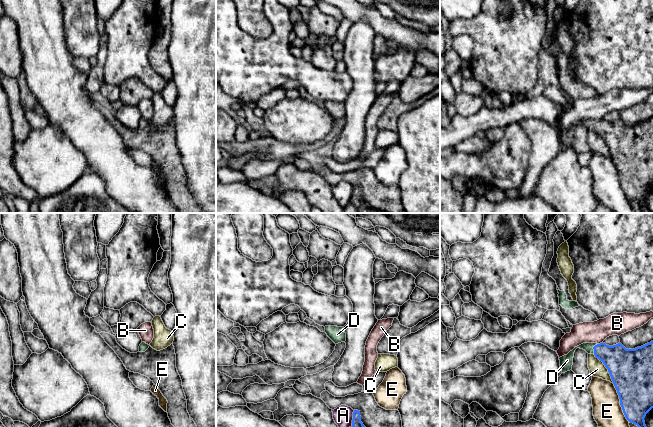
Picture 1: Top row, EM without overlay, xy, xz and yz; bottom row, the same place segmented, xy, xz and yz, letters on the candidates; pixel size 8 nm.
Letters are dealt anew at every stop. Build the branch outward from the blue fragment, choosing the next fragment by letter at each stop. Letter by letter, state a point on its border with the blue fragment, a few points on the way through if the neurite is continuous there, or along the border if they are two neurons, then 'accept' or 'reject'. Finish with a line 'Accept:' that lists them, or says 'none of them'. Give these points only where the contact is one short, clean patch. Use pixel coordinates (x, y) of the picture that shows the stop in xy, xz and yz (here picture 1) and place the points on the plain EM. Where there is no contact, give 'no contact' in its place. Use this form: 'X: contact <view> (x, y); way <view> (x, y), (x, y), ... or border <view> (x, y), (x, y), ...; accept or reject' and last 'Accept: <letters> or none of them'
A: contact xz (353, 194); reject
B: contact yz (600, 119); reject
C: contact yz (606, 143); reject
D: contact yz (593, 124); way yz (620, 138), (616, 134), (593, 124), (577, 123), (566, 137); accept
E: contact yz (620, 178); reject
Accept: D

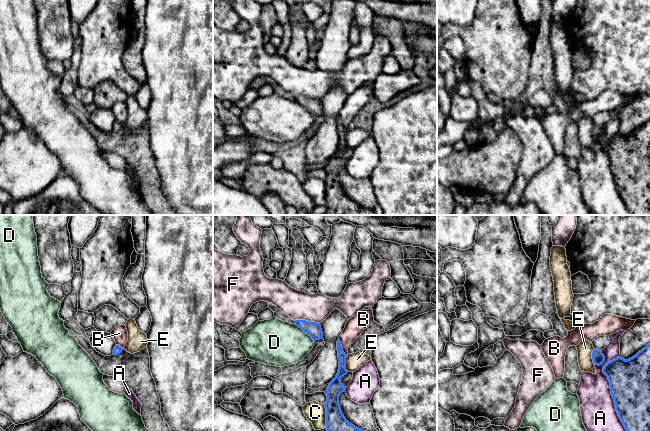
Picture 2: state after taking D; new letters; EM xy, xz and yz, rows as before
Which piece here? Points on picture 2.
A: contact yz (612, 172); reject
B: contact xz (342, 124); border xz (338, 115), (346, 132); reject
C: contact xz (326, 192); reject
D: contact xz (304, 107); reject
E: contact xz (345, 140); reject
F: contact xz (307, 97); reject
Accept: none of them

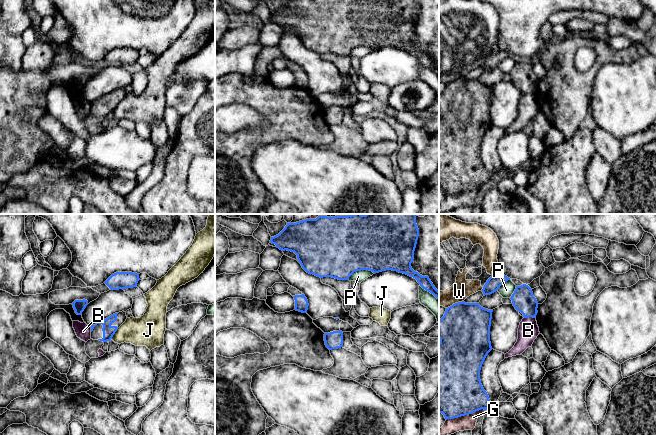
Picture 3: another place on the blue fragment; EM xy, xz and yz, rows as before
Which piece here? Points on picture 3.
B: contact yz (529, 92); reject
G: contact yz (468, 190); reject
J: contact xy (114, 109); reject
P: contact xz (360, 46); reject
W: contact yz (455, 79); reject
Accept: none of them

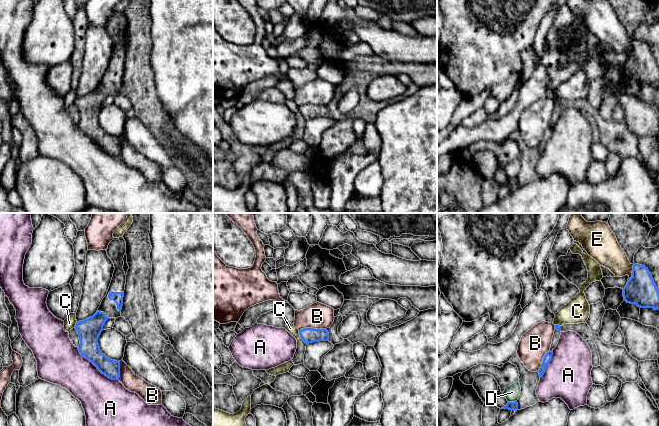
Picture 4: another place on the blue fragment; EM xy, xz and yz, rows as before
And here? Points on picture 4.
A: contact xy (96, 142); reject
B: contact xz (312, 104); reject
C: contact xz (299, 110); border xz (298, 107), (300, 113); reject
D: contact yz (512, 178); reject
E: contact yz (632, 48); reject
Accept: none of them

